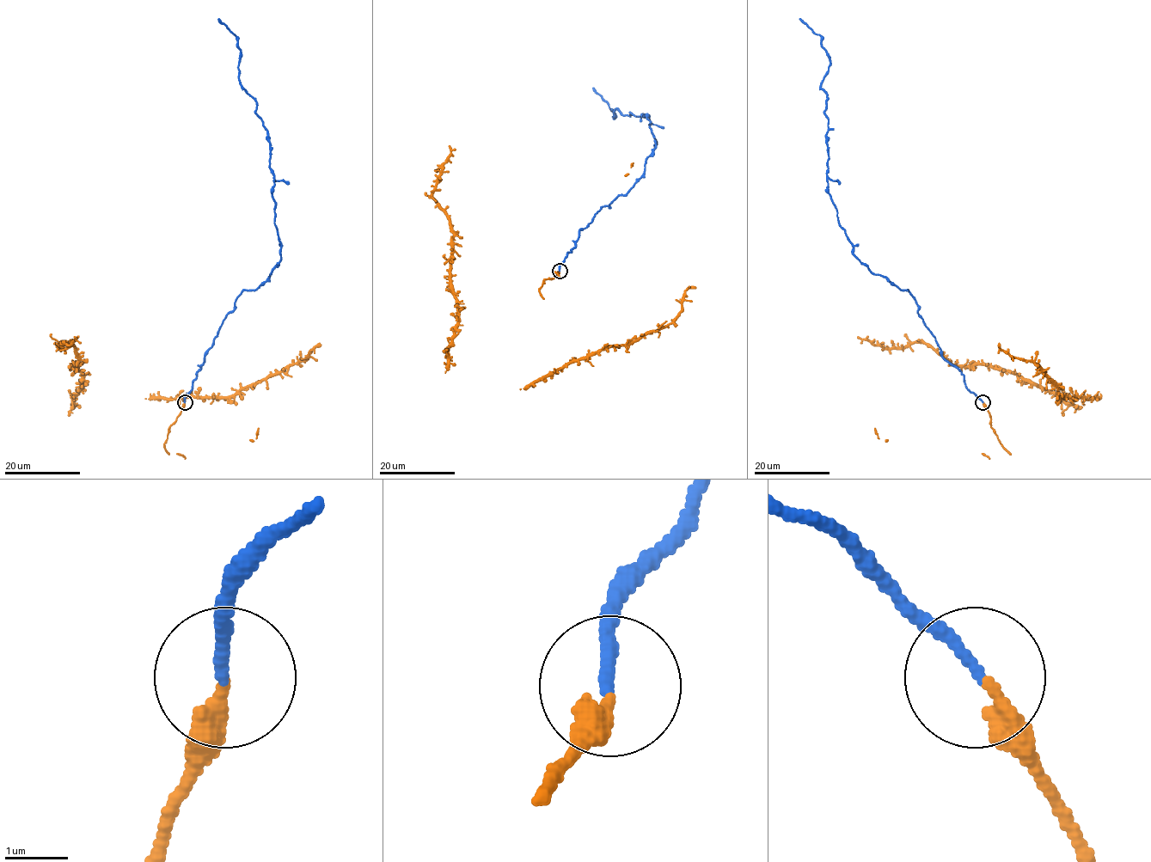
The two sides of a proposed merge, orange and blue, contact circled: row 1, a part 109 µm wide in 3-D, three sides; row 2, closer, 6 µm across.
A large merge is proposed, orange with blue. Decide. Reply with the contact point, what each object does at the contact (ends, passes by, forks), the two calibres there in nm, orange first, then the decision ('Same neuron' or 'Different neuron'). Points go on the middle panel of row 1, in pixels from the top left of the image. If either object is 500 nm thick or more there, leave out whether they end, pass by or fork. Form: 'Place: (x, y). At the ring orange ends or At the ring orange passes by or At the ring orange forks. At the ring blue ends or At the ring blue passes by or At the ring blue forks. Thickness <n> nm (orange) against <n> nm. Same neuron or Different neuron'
Place: (560, 271). At the ring orange ends. At the ring blue ends. Thickness 280 nm (orange) against 190 nm. Same neuron

